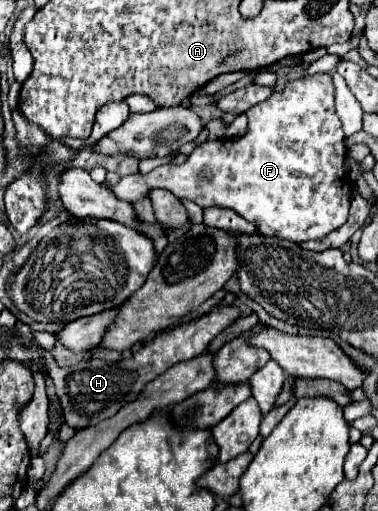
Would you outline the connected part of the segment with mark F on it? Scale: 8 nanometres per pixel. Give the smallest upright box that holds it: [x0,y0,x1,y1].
[105,75,353,243]

